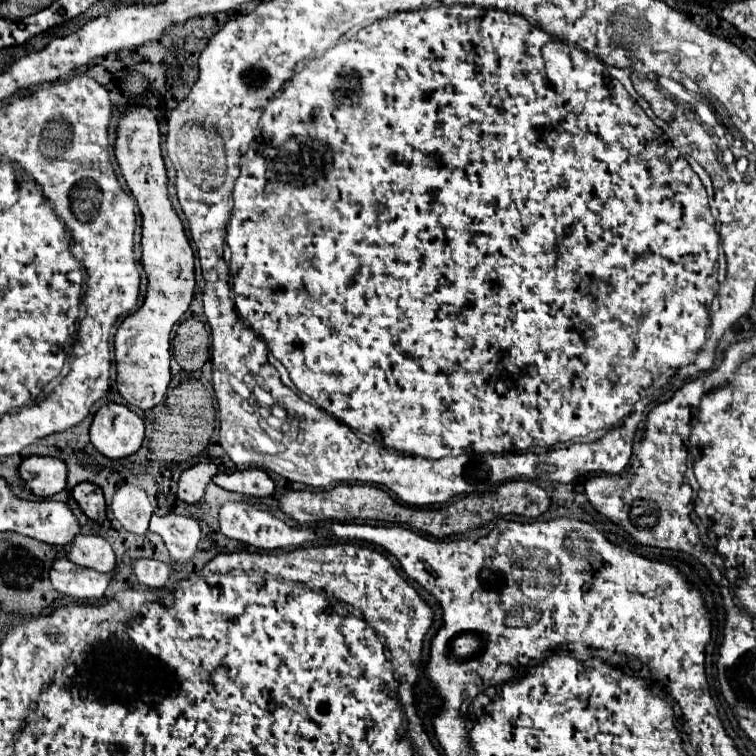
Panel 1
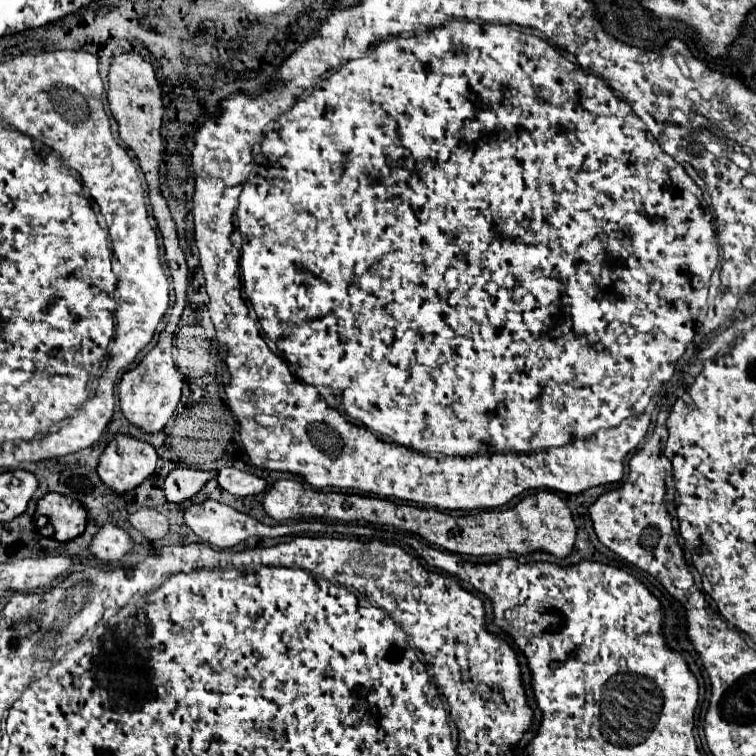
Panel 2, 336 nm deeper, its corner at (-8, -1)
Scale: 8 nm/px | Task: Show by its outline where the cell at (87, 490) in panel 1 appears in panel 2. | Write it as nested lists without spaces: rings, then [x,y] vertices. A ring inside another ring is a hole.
[[[45,494],[37,502],[33,520],[39,524],[41,518],[47,518],[47,522],[37,530],[41,536],[67,542],[83,534],[87,512],[77,500],[63,494]]]

